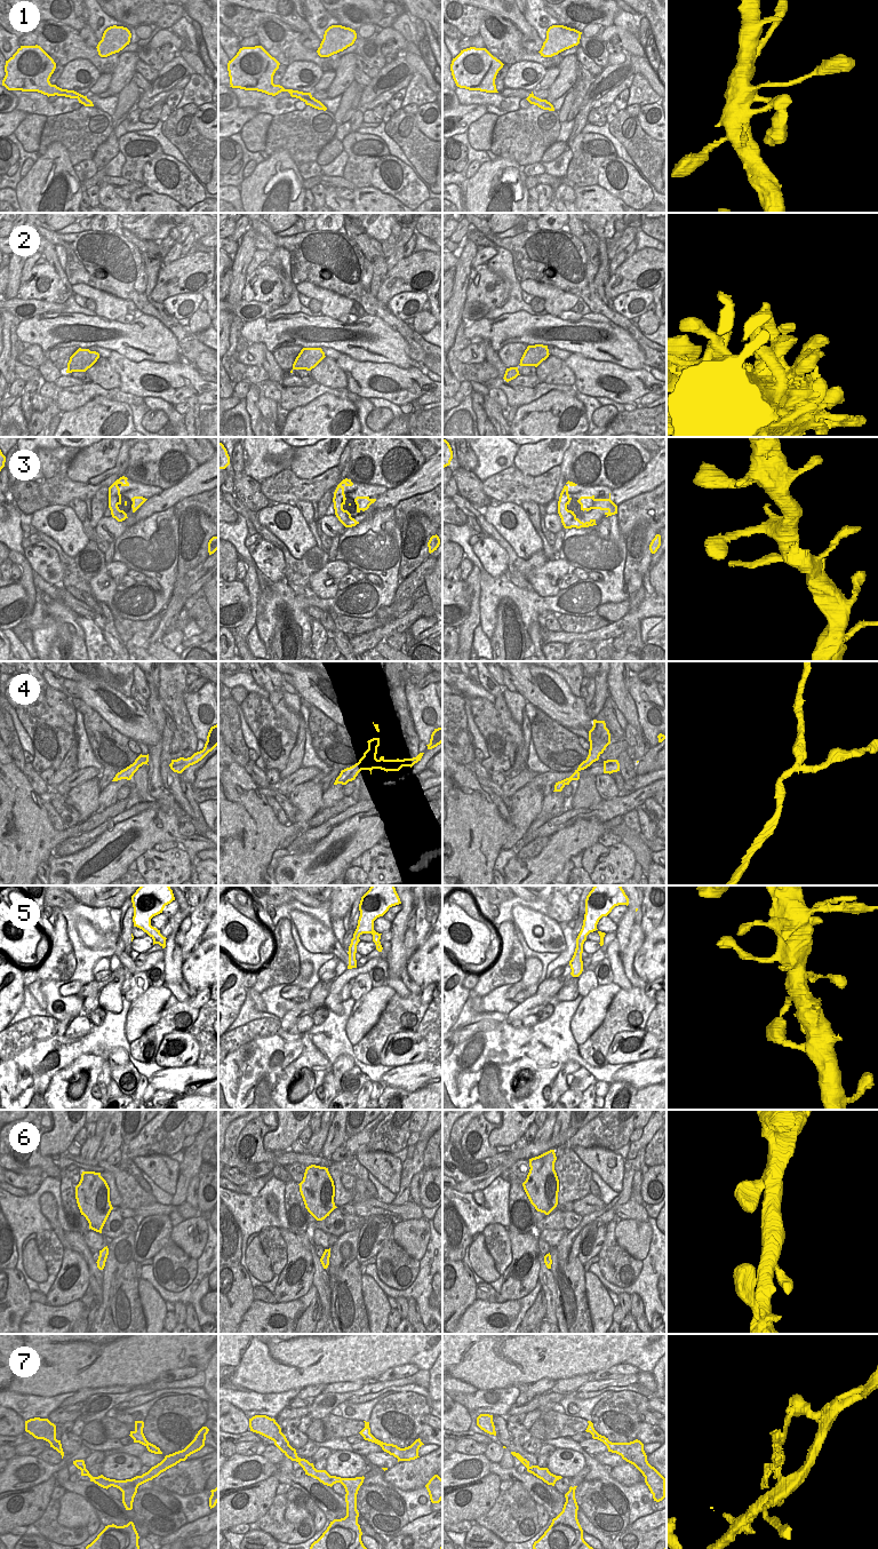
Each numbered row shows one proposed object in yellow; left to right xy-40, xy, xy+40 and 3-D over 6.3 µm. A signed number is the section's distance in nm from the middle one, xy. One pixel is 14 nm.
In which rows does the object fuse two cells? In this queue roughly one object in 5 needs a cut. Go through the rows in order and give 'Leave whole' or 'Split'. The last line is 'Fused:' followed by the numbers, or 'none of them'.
1: Leave whole
2: Leave whole
3: Leave whole
4: Split
5: Leave whole
6: Leave whole
7: Leave whole
Fused: 4.

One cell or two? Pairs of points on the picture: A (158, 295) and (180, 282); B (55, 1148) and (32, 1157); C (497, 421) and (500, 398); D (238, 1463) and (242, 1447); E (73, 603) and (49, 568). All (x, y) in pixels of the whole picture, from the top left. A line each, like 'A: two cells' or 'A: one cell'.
A: one cell
B: two cells
C: two cells
D: two cells
E: two cells

